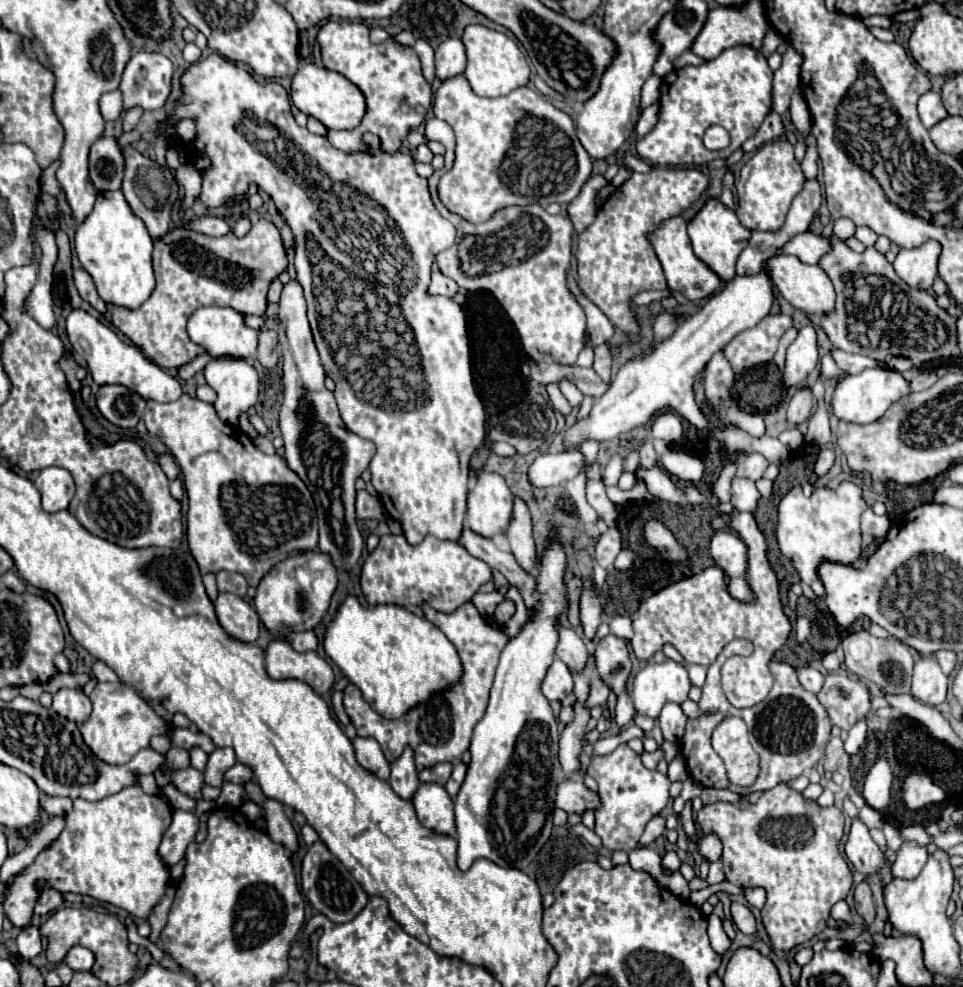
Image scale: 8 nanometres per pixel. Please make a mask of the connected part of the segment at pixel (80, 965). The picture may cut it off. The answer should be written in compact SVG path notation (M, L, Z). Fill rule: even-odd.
M73 946L69 950L69 954L63 960L69 968L77 968L77 970L91 970L95 964L95 956L91 950L81 948L81 946Z

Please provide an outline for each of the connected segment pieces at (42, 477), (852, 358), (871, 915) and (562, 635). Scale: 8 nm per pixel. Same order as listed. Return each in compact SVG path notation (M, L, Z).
M57 466L41 470L39 476L33 480L33 484L41 494L41 506L45 512L67 510L75 494L75 484L71 474L65 468Z
M833 350L833 360L837 362L837 366L841 370L845 370L847 374L857 374L865 368L875 368L877 362L867 358L867 356L861 356L861 354L851 354L851 352L843 352L843 350Z
M861 882L855 888L855 910L867 924L871 924L875 920L875 902L873 902L871 888L867 882Z
M559 624L557 632L559 632L559 642L555 648L555 656L559 660L563 660L573 672L577 672L577 668L581 668L581 664L585 664L589 650L585 648L585 642L581 640L581 636L575 630L569 630Z

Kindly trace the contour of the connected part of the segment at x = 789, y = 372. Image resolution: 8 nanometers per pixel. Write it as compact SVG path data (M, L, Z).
M805 326L799 330L797 340L787 348L787 360L783 368L783 386L785 390L791 390L805 382L805 378L811 374L811 370L817 366L819 354L817 354L817 334L815 328Z

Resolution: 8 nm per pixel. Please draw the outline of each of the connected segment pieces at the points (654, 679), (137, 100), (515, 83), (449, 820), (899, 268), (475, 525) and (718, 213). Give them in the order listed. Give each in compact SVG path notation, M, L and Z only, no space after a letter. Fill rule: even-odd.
M671 658L665 662L649 662L633 680L633 704L639 714L657 718L663 704L685 702L691 682L687 668Z
M135 52L125 66L119 90L123 94L123 110L135 106L143 112L159 110L171 94L173 64L167 56L155 52Z
M469 26L463 34L463 44L467 48L467 70L465 76L477 96L505 96L515 88L529 84L529 64L521 54L519 46L503 32L485 28L485 26Z
M437 782L421 784L413 796L413 804L415 804L417 818L423 826L437 830L441 834L455 836L453 800L443 784Z
M927 240L917 248L901 248L893 268L909 286L929 290L937 276L939 254L941 244L937 240Z
M479 472L473 490L467 494L467 514L465 514L465 524L473 528L473 532L481 536L493 536L499 532L505 532L513 512L513 492L509 490L505 478L497 472Z
M709 198L697 210L697 214L687 222L687 234L689 234L695 254L701 260L705 260L705 264L709 264L709 268L713 268L725 282L733 278L733 268L735 268L737 256L741 254L741 250L745 248L745 244L749 242L749 236L751 236L751 232L745 226L741 226L735 210L727 208L717 198Z

